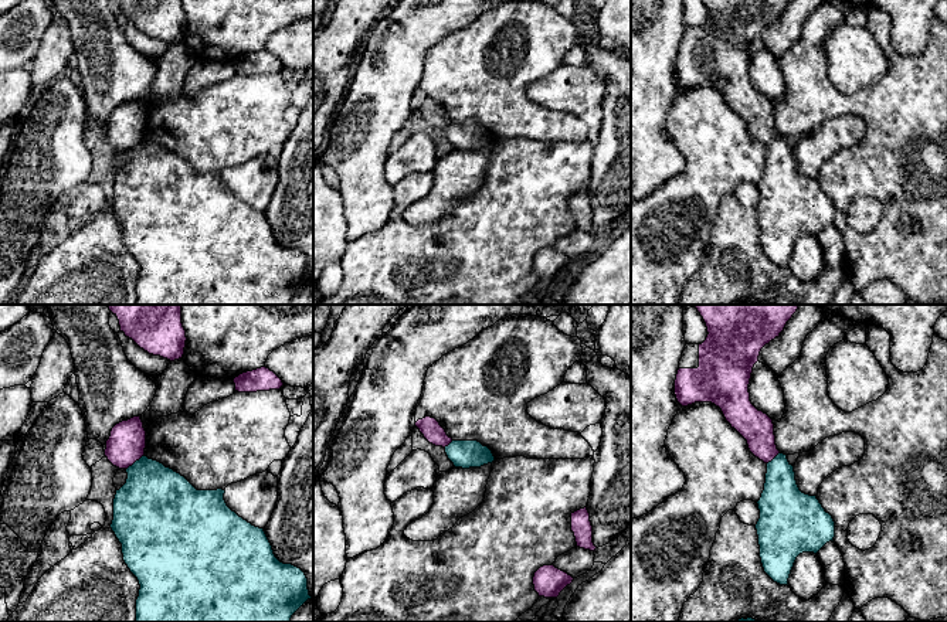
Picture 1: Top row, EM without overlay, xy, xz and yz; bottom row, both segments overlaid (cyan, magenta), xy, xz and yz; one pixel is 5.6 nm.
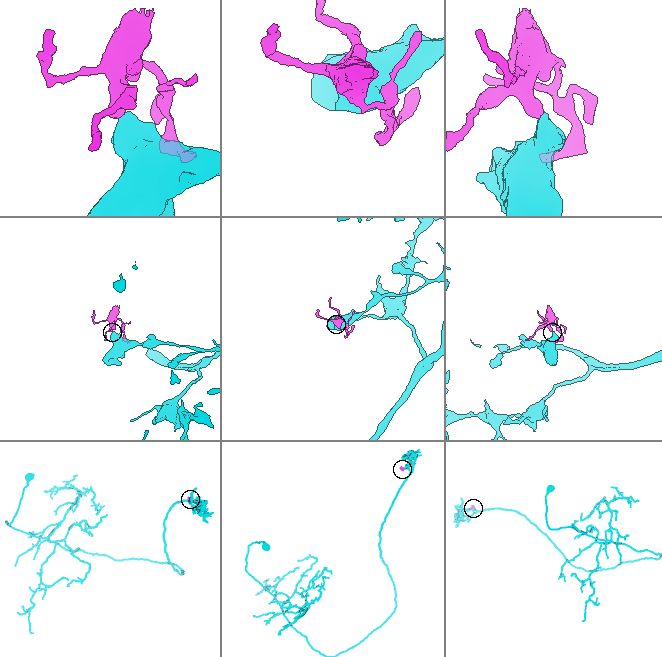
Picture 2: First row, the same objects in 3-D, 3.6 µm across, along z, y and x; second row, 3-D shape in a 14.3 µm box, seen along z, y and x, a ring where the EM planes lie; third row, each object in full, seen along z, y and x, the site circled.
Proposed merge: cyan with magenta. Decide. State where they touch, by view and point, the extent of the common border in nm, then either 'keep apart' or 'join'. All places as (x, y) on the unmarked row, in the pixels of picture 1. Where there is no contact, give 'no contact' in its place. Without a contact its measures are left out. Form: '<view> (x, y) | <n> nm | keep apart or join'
xy (136, 143) | 140 nm | keep apart

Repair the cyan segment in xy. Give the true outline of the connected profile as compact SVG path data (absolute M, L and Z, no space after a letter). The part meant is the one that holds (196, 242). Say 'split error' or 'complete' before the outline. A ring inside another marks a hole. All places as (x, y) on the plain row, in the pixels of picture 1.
complete | M145 137L129 149L126 156L126 166L116 173L113 181L111 211L122 227L125 247L140 268L136 282L136 305L291 305L292 298L312 281L305 255L292 247L281 245L275 239L264 211L252 208L227 188L224 183L225 173L197 173L184 159Z

